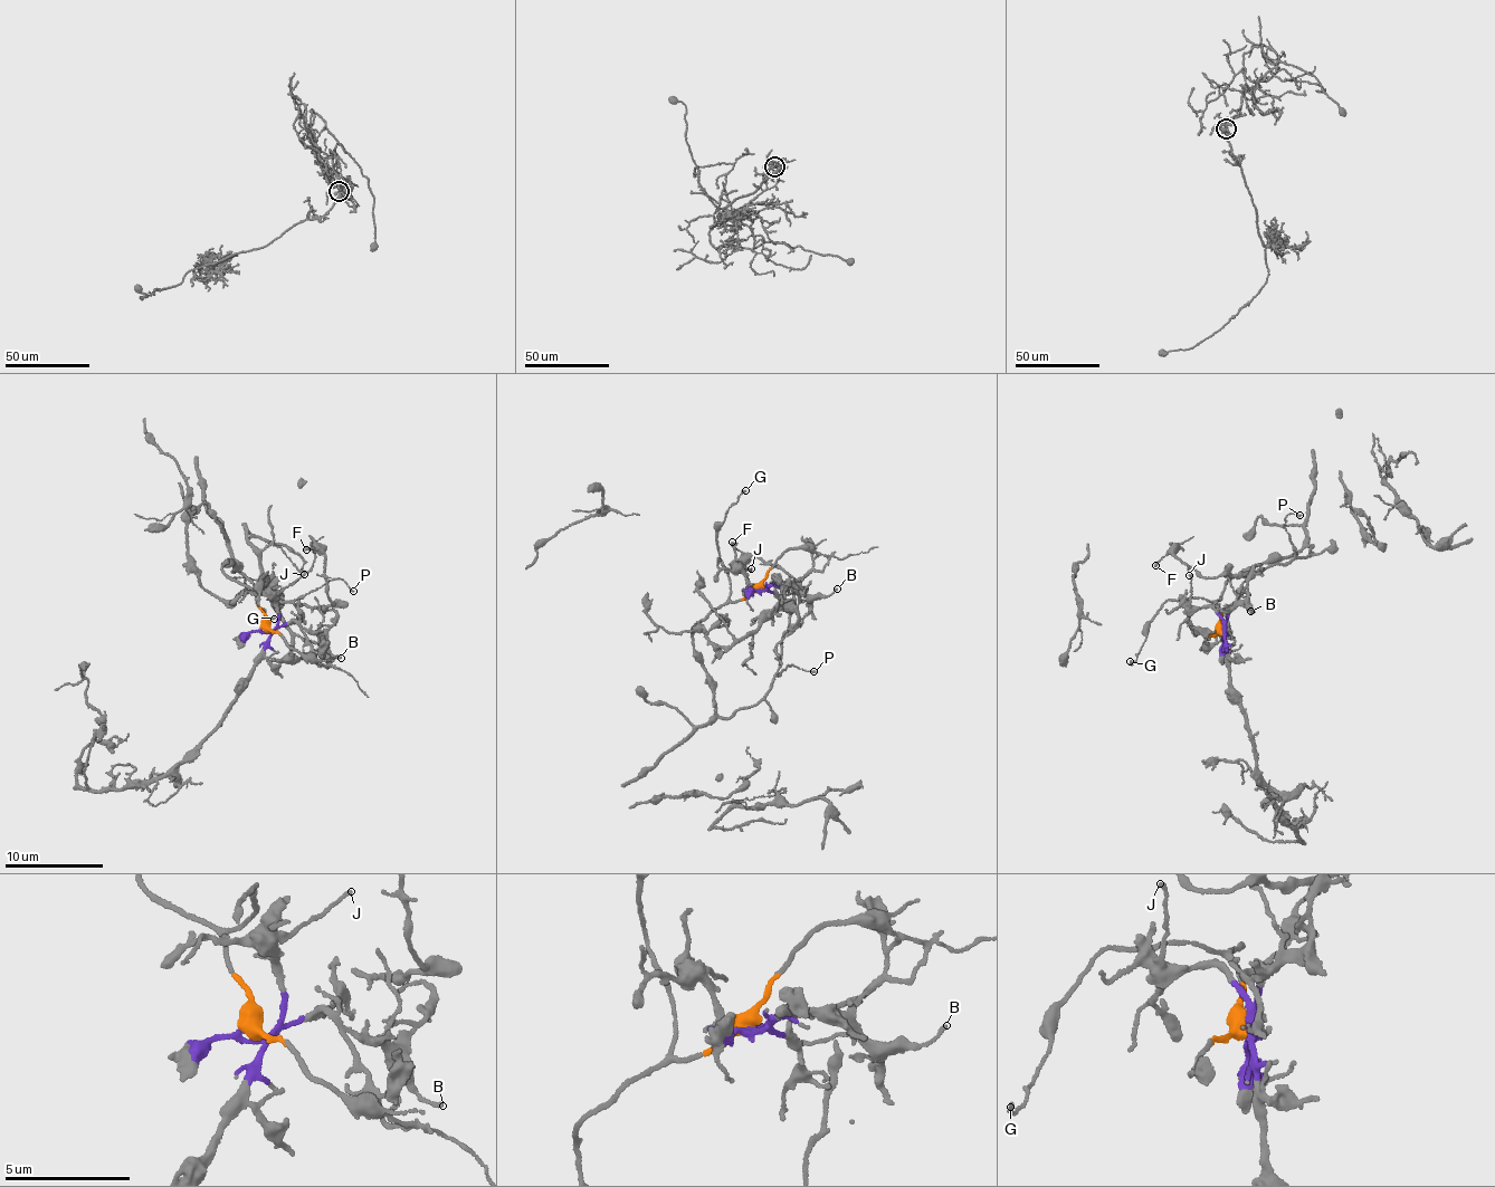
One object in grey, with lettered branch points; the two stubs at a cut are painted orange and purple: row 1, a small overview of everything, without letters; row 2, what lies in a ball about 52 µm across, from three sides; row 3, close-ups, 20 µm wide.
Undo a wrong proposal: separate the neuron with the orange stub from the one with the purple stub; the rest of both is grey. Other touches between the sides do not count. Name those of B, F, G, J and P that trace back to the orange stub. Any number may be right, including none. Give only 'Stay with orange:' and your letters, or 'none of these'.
Stay with orange: F, G, P

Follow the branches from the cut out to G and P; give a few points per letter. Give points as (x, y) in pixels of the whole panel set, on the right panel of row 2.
G: (1224, 631), (1220, 609), (1213, 603), (1198, 596), (1169, 599), (1150, 622), (1143, 647), (1132, 664), (1130, 661)
P: (1224, 631), (1215, 602), (1225, 584), (1305, 547), (1312, 552), (1296, 556), (1294, 552), (1285, 517), (1300, 515)

